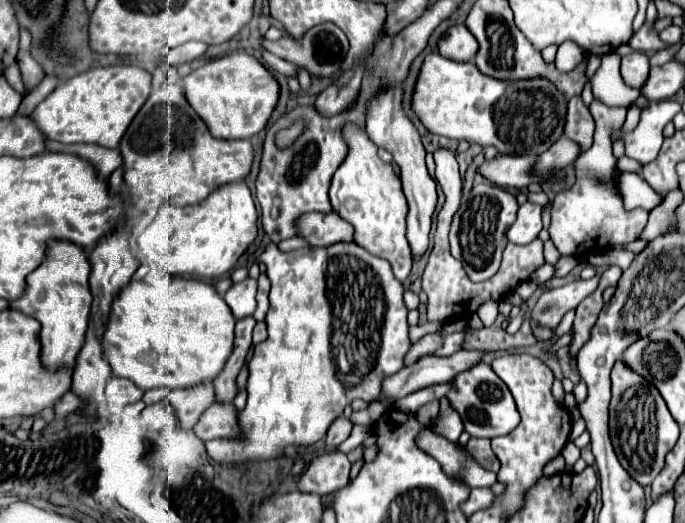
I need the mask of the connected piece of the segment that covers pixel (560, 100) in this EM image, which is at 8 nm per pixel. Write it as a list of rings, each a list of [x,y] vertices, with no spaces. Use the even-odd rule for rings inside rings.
[[[430,53],[416,81],[412,107],[424,127],[436,135],[476,143],[482,149],[494,145],[498,153],[538,157],[564,135],[568,99],[546,77],[496,81],[484,77],[474,63],[458,63]]]

